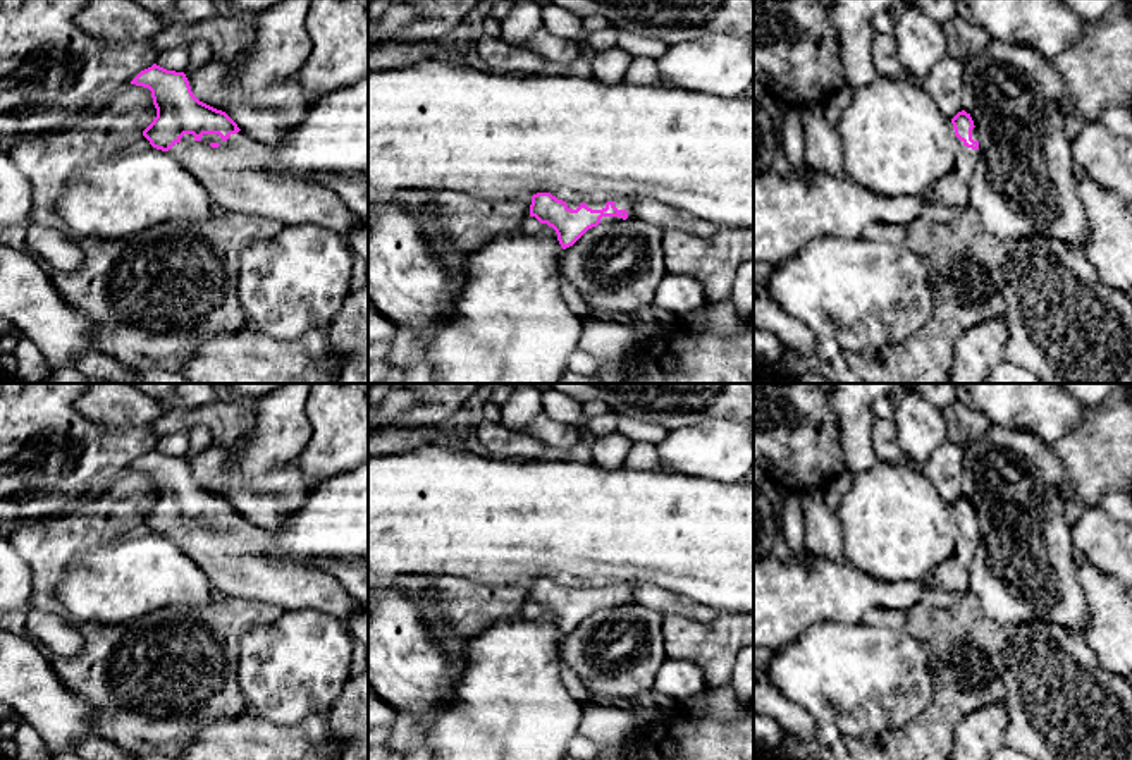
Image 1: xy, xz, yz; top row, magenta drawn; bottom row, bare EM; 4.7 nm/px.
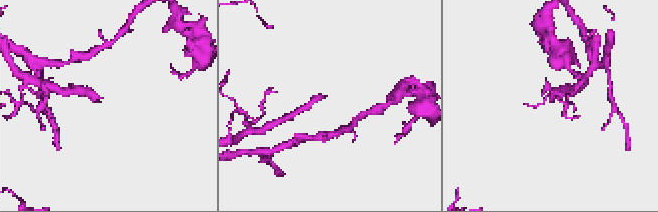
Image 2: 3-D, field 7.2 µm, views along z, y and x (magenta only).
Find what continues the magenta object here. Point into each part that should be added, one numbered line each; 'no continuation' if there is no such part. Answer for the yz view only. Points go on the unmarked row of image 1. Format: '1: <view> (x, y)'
1: yz (953, 575)

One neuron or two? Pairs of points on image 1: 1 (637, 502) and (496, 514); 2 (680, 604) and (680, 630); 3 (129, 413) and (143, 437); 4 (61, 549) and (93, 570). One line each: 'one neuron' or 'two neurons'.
1: one neuron
2: two neurons
3: two neurons
4: two neurons

